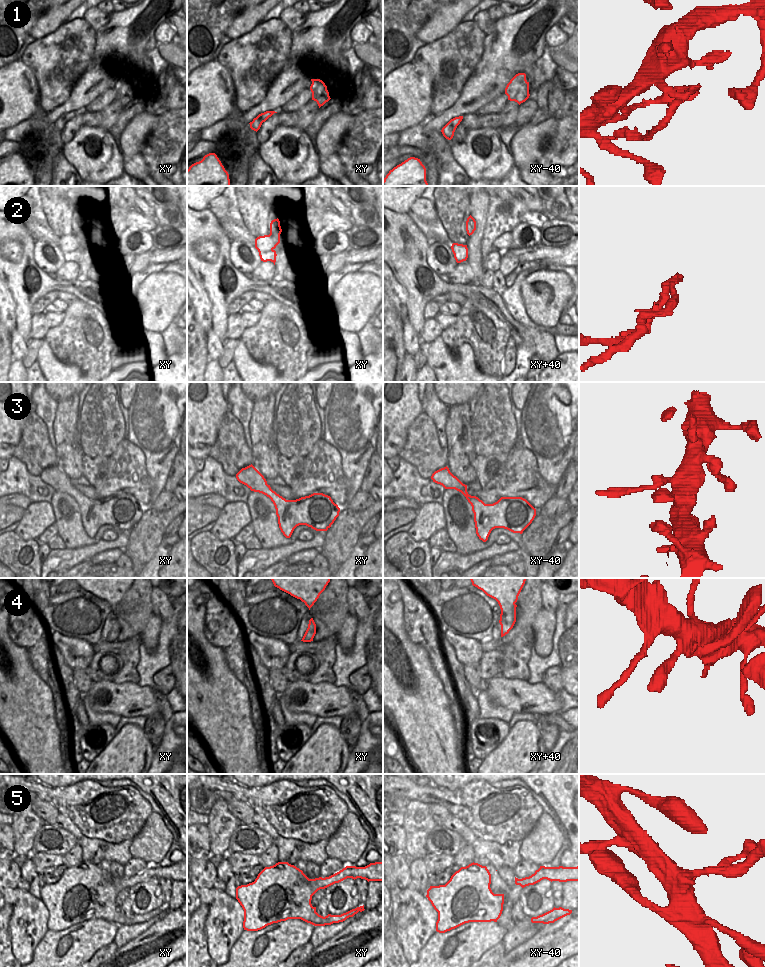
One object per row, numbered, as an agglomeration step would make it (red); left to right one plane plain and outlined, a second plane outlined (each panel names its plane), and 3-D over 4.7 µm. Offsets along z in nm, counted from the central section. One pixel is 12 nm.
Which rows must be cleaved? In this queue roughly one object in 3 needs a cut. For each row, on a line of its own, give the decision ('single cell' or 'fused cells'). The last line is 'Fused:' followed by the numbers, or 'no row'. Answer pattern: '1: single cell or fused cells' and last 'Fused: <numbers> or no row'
1: fused cells
2: fused cells
3: single cell
4: single cell
5: single cell
Fused: 1, 2

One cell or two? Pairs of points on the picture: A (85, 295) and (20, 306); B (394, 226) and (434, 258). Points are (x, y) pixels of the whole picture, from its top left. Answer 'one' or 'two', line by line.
A: one
B: two

